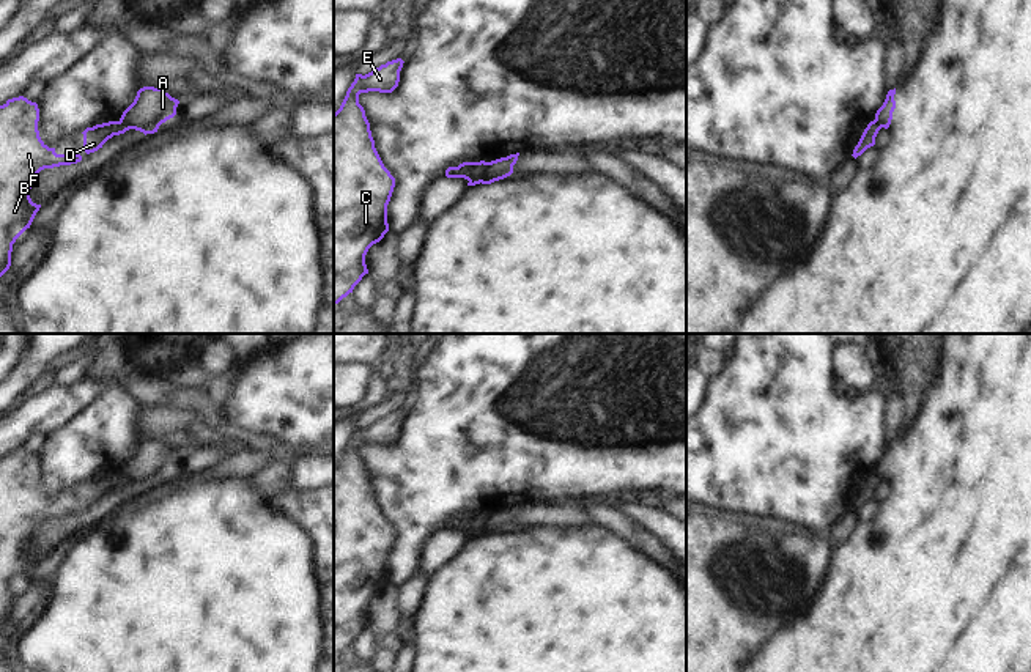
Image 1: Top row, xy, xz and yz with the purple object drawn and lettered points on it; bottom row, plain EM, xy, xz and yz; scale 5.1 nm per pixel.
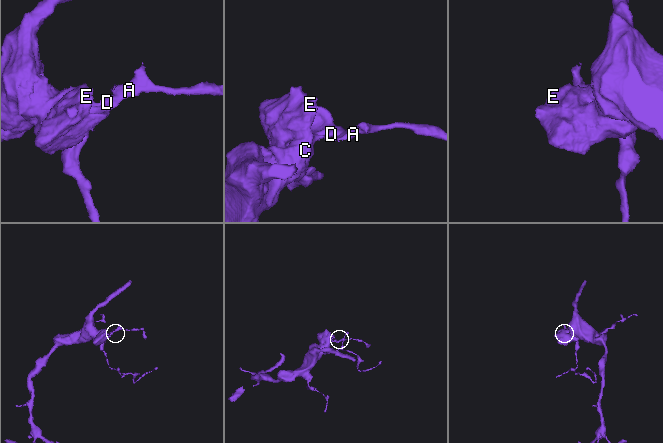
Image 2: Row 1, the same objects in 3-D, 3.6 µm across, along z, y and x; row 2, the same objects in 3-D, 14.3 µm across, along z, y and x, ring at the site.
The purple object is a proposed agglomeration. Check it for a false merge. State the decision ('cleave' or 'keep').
cleave

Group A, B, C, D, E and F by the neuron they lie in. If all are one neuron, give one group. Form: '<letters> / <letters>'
A / B C D E F

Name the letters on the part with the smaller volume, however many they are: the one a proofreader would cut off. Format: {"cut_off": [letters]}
{"cut_off": ["A"]}

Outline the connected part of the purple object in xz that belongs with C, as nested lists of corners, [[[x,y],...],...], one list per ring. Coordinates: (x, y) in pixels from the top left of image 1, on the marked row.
[[[397,58],[365,76],[356,74],[340,109],[334,113],[334,304],[353,293],[354,286],[368,274],[365,255],[389,231],[387,205],[395,187],[395,178],[384,167],[375,148],[359,94],[392,93],[398,87],[403,63],[401,58]]]

